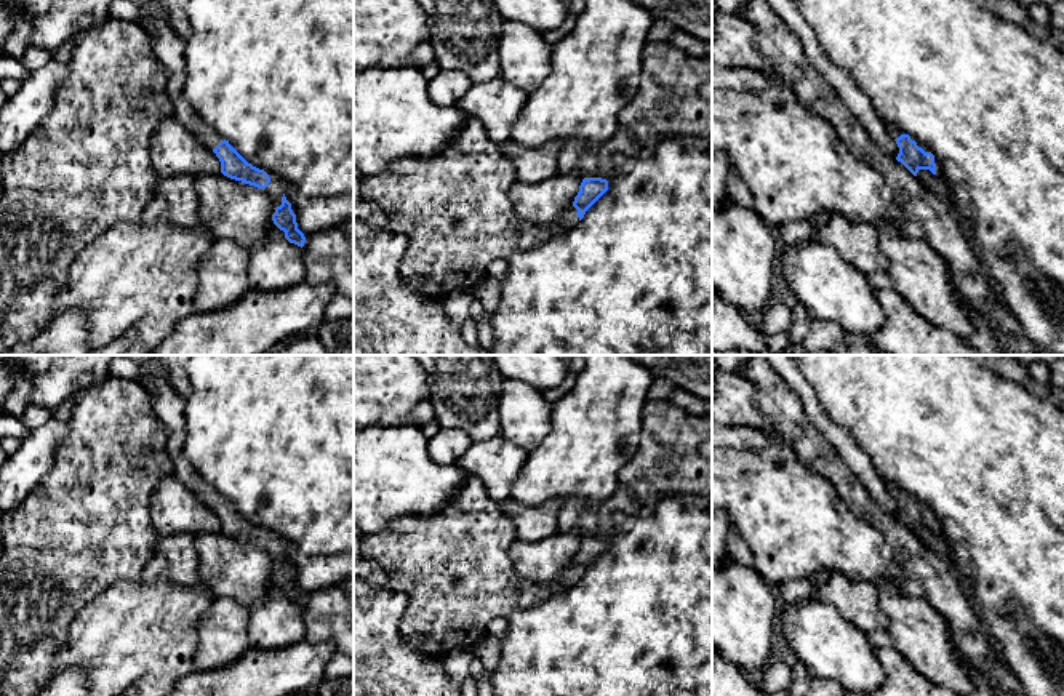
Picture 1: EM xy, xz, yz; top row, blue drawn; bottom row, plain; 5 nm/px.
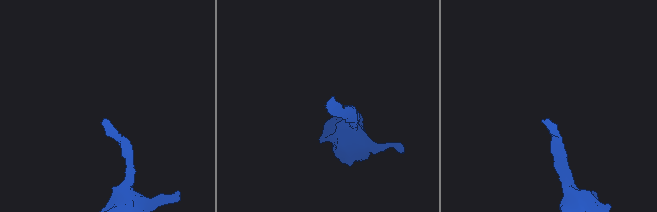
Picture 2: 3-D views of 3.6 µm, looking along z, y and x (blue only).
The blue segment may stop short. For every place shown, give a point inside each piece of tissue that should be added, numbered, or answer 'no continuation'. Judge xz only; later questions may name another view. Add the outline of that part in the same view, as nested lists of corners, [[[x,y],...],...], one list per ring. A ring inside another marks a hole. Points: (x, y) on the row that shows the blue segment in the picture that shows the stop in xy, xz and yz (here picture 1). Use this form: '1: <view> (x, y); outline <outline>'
1: xz (570, 218); outline [[[574,206],[568,208],[562,214],[562,224],[565,229],[570,229],[579,224],[578,210]]]

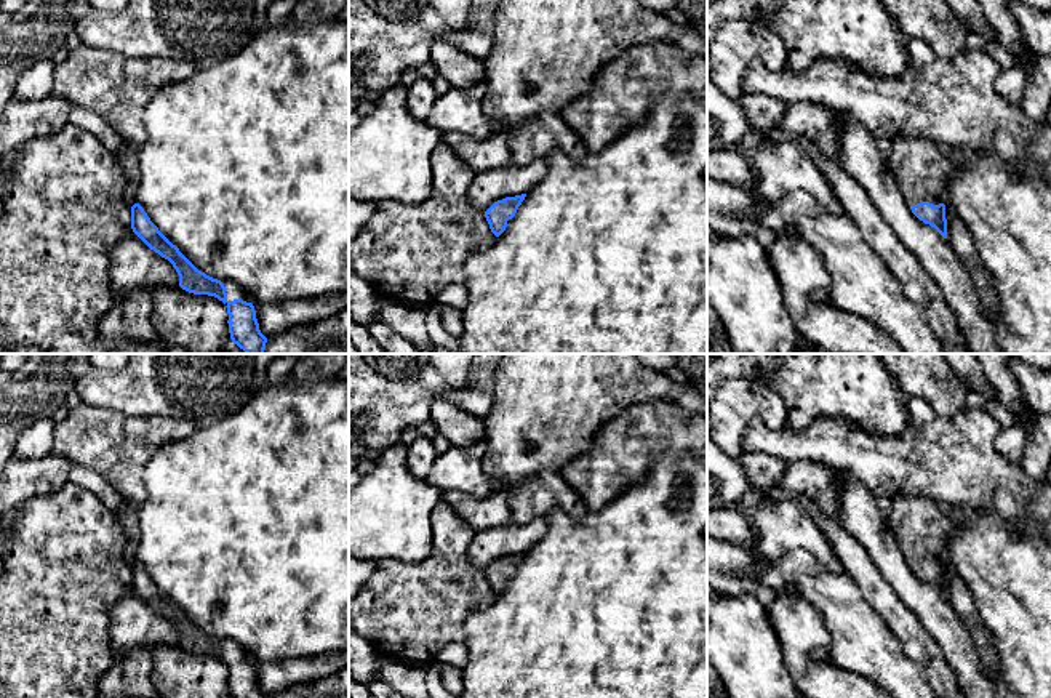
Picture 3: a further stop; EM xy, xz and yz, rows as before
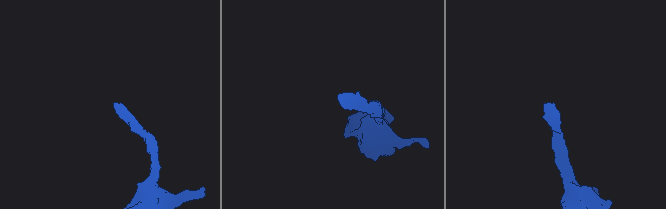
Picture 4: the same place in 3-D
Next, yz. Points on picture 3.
1: yz (917, 164); outline [[[897,136],[889,142],[888,166],[909,205],[939,205],[945,181],[942,147],[926,138]]]

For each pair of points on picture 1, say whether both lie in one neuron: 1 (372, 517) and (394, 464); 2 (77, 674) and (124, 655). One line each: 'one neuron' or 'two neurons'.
1: one neuron
2: two neurons

